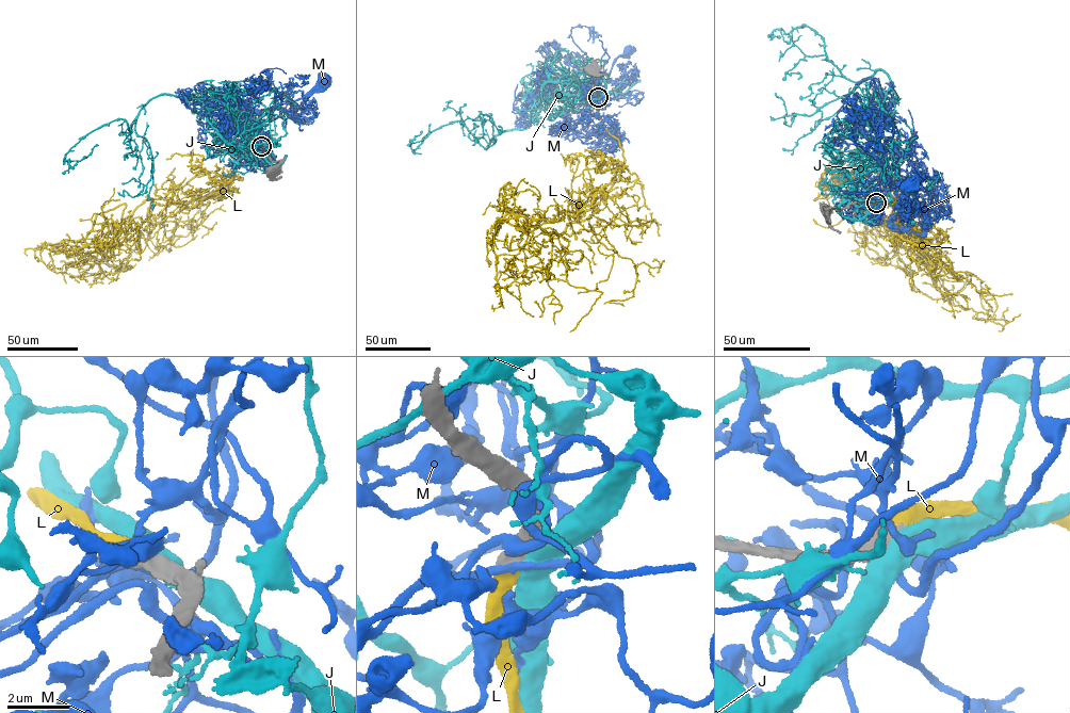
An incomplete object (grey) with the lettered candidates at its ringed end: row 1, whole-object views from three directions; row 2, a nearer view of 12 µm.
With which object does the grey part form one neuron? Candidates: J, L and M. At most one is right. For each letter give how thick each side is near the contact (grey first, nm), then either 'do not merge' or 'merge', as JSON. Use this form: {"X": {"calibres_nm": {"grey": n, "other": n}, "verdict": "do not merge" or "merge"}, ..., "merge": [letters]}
{"J": {"calibres_nm": {"grey": 600, "other": 500}, "verdict": "do not merge"}, "L": {"calibres_nm": {"grey": 550, "other": 600}, "verdict": "merge"}, "M": {"calibres_nm": {"grey": 550, "other": 240}, "verdict": "do not merge"}, "merge": ["L"]}

